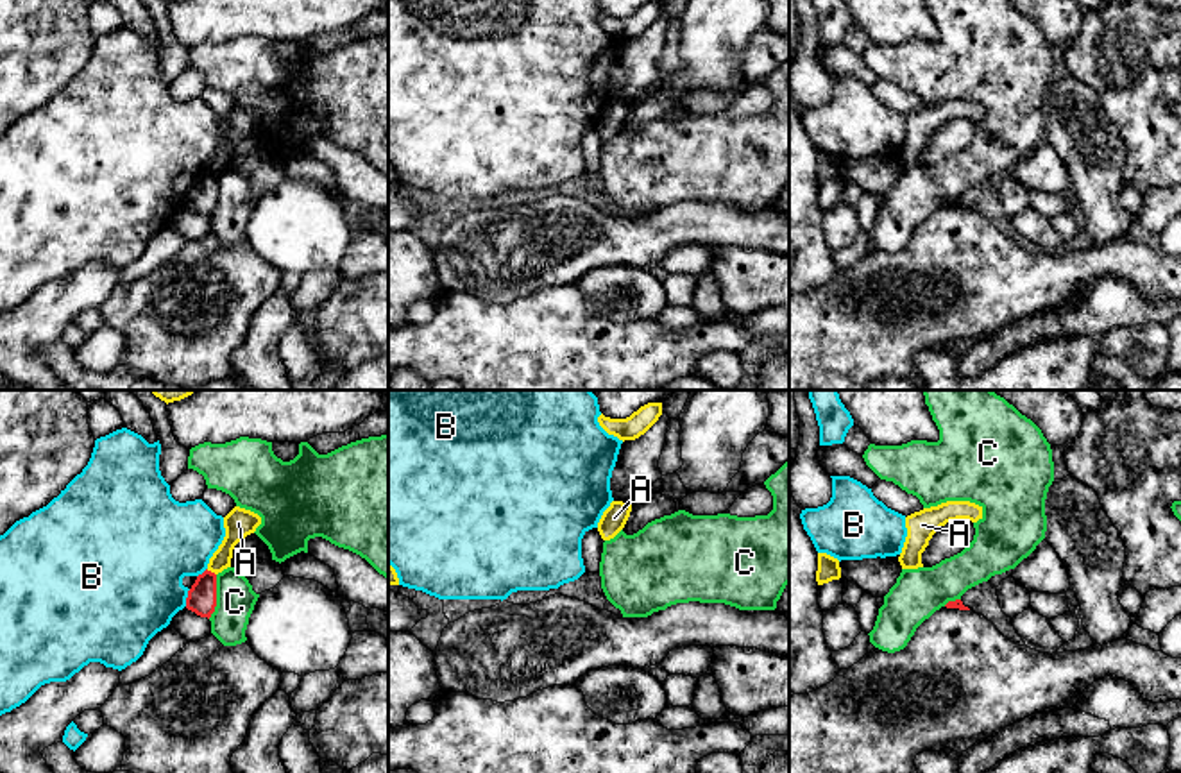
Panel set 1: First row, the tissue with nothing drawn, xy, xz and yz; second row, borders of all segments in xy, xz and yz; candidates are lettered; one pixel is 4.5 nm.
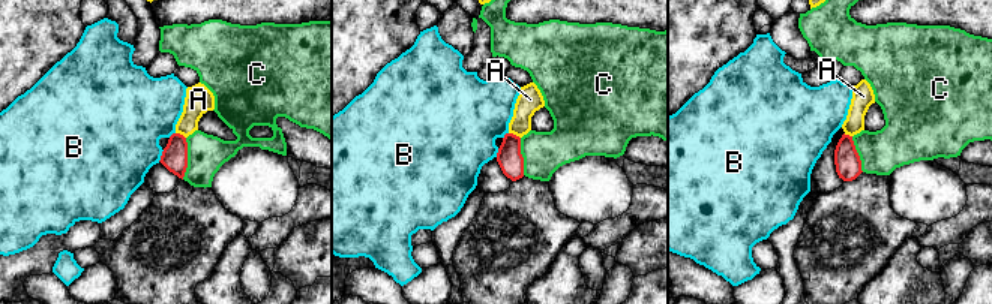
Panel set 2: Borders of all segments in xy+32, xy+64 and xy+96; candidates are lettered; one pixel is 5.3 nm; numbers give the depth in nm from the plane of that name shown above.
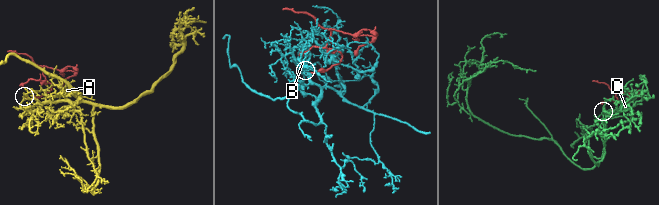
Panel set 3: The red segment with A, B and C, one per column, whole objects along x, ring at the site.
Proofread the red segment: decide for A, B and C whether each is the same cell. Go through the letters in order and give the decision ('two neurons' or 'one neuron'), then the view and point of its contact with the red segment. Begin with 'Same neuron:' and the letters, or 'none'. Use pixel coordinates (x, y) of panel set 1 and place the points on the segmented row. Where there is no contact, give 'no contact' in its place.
Same neuron: none
A: two neurons; meets red in xy at (210, 571)
B: two neurons; meets red in xy at (186, 598)
C: two neurons; meets red in xy at (215, 596)

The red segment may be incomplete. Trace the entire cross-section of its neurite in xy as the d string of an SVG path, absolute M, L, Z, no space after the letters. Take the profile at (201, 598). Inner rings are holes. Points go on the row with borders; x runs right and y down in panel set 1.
M204 571L188 590L186 608L200 617L211 617L217 607L217 574Z

